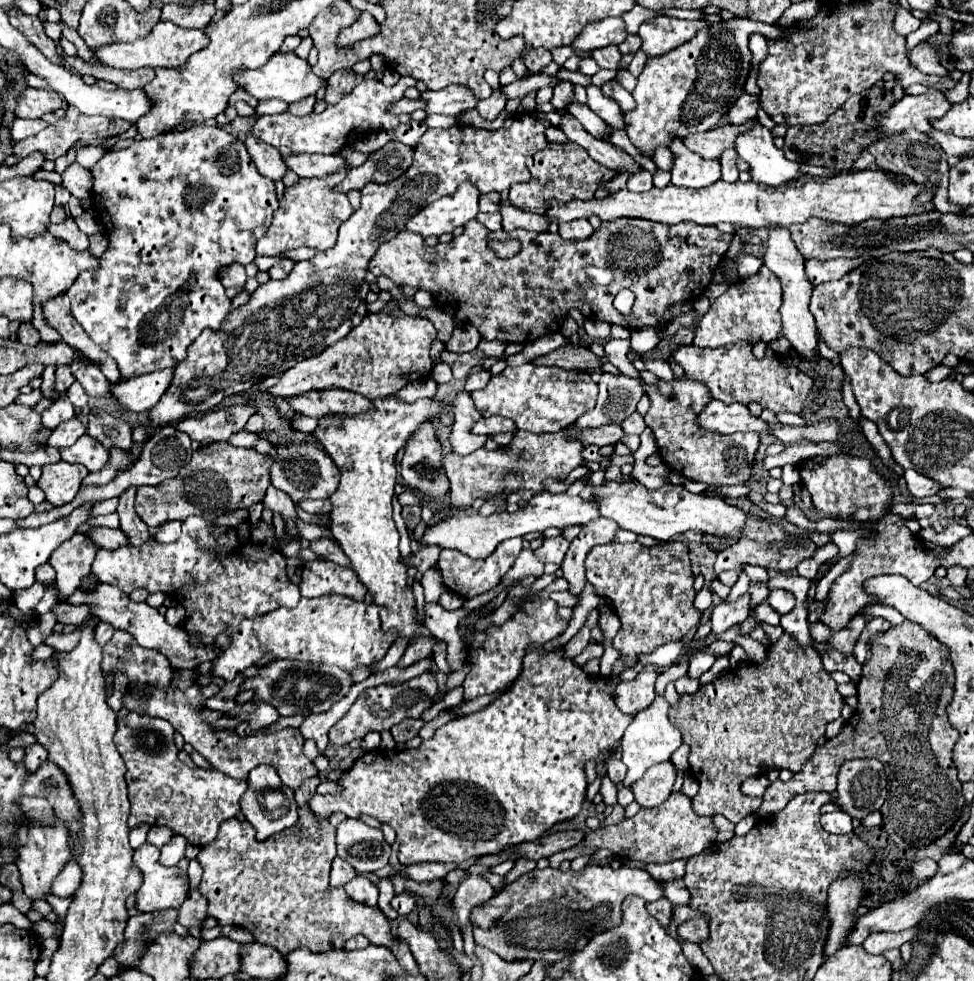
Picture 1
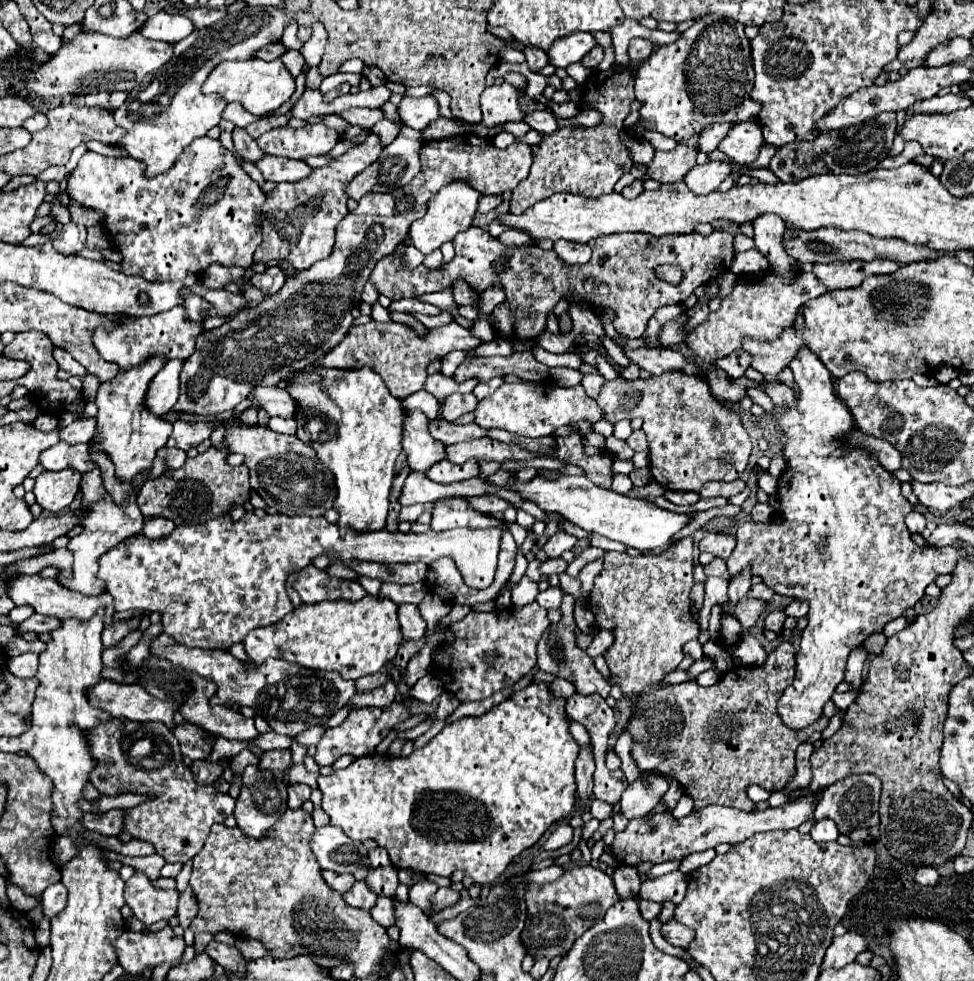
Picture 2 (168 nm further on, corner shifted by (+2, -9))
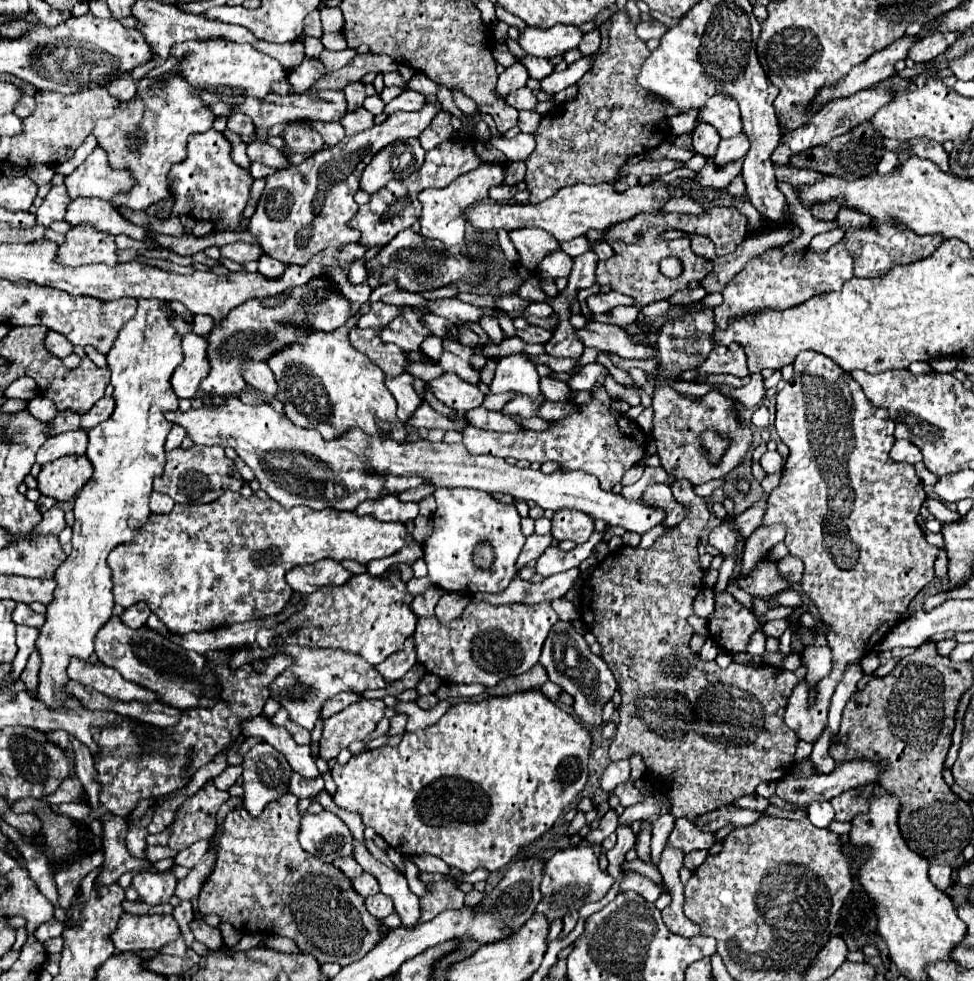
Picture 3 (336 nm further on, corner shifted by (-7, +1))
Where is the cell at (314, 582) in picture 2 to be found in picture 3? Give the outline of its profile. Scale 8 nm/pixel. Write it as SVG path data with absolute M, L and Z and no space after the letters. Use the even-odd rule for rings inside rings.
M323 559L311 565L295 567L287 573L287 583L293 591L299 591L301 595L309 595L325 585L345 585L353 577L351 571L347 571L341 563Z

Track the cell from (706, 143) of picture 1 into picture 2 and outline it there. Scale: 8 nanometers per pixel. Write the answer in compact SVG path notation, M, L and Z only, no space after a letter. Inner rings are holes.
M676 145L674 151L656 151L652 163L646 169L644 179L654 179L658 183L676 183L696 165L696 147Z

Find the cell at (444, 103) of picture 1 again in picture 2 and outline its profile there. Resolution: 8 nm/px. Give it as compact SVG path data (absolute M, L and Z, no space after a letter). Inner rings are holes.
M433 96L403 97L402 103L398 105L398 115L402 117L404 125L422 131L432 119L440 117L438 101Z

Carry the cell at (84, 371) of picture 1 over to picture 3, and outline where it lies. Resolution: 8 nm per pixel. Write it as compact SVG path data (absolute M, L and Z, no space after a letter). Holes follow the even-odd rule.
M49 331L47 337L45 337L45 347L57 355L59 359L65 359L67 355L73 353L73 345L71 341L67 341L67 337L63 337L61 333L55 333L55 331Z

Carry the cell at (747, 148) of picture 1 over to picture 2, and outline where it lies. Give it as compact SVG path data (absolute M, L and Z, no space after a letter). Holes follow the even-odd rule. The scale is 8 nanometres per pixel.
M746 121L746 123L736 123L720 141L718 149L724 155L728 155L734 163L746 165L758 157L762 145L764 145L764 139L758 123Z

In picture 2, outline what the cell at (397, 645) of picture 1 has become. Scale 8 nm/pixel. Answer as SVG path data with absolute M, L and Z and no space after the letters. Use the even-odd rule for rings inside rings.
M400 605L398 621L402 627L404 639L422 639L426 633L426 623L416 605Z

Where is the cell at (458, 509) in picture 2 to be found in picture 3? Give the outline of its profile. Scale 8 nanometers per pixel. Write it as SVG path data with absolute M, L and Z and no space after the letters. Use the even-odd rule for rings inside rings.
M439 487L435 493L437 511L433 515L433 533L423 543L425 561L429 567L429 579L433 585L453 591L453 593L499 593L507 589L511 579L517 577L517 557L525 545L525 535L521 533L521 517L514 504L495 501L489 493L479 489L463 487ZM479 539L485 539L495 549L495 563L489 571L479 571L471 563L471 555Z

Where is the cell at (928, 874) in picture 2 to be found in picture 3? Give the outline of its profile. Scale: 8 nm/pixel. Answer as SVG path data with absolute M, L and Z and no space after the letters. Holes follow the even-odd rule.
M931 865L929 867L929 879L939 889L945 889L949 885L949 877L951 877L951 867L947 867L947 865Z

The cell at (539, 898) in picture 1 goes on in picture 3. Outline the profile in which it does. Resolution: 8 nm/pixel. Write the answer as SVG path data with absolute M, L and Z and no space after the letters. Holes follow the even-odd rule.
M579 845L579 847L567 847L565 851L557 851L545 863L545 875L541 881L543 899L537 905L537 913L543 915L549 923L553 923L555 919L563 919L565 913L579 911L585 903L603 899L611 889L613 881L615 879L607 871L601 871L599 859L595 857L591 847Z

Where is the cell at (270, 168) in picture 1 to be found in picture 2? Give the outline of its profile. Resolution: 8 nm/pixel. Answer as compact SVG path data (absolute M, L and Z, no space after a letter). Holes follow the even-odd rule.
M232 129L232 141L234 141L234 149L240 157L244 157L246 161L258 161L264 157L264 153L260 151L258 143L246 133L246 129Z

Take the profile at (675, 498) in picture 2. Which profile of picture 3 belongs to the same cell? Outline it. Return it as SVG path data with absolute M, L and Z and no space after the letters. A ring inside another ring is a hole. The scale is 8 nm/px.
M673 481L671 491L679 503L689 507L687 519L661 535L649 549L625 545L607 555L589 575L587 597L581 597L581 615L587 629L603 647L601 657L613 671L621 691L619 727L609 747L609 757L619 761L629 759L633 753L641 753L647 773L655 773L669 781L669 811L675 817L687 817L693 821L699 813L753 795L759 783L783 779L795 765L799 737L795 731L787 729L783 711L787 697L799 679L805 677L807 667L801 665L795 671L787 671L771 665L731 663L727 669L721 669L715 661L701 661L689 651L693 629L687 623L687 617L693 615L697 587L699 591L703 589L705 575L699 565L697 545L701 531L709 521L709 509L705 499L693 491L693 483L689 481Z

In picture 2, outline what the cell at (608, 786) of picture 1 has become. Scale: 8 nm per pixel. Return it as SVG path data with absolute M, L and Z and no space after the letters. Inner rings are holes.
M594 799L592 803L590 803L590 813L596 817L596 819L606 819L606 817L610 817L610 813L612 813L612 807L608 805L608 803L604 803L604 801L598 801L598 799Z

